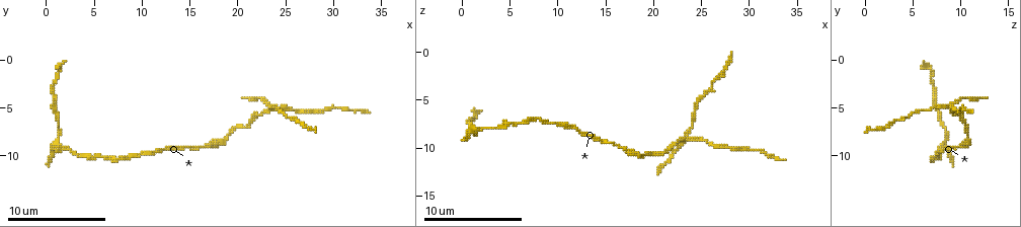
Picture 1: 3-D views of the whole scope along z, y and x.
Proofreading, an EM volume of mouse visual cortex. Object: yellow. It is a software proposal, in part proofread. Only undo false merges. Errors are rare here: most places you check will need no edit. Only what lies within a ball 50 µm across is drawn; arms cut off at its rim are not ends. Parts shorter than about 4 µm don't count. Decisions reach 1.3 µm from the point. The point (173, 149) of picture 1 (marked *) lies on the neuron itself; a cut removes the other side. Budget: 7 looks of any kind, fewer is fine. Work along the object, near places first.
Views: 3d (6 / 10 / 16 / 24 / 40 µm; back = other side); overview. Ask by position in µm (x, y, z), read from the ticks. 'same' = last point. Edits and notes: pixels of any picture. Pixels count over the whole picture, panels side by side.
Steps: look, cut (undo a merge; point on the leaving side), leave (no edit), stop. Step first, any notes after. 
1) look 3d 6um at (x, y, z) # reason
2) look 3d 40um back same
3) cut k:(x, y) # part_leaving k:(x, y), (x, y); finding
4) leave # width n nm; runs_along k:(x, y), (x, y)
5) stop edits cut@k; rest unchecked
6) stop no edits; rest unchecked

look 3d 6um at (16.8, 9.0, 10.0) # thick turns thin

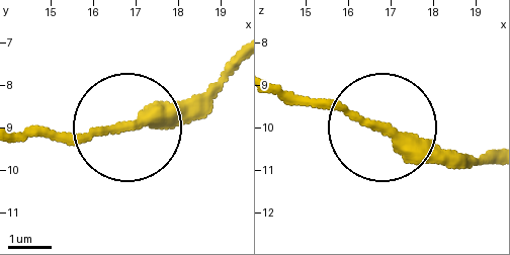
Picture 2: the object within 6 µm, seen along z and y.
look 3d 6um back at (16.70, 9.05, 10.00) # other side

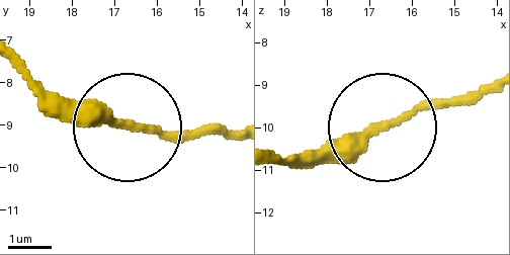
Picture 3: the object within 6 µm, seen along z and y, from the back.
leave # runs_along 3:(483, 86), (320, 145), (290, 166); one neuron here

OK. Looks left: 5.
look 3d 16um at (23.6, 4.8, 8.8) # looks like a crossing

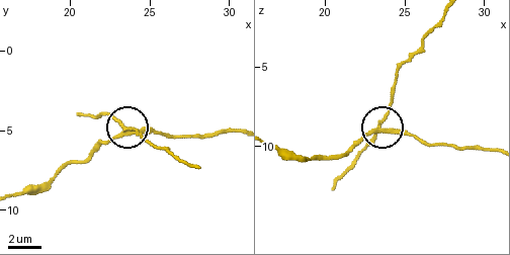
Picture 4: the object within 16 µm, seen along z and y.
look 3d 16um back at (23.6, 5.0, 8.7)

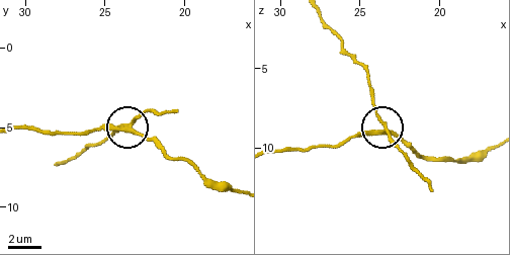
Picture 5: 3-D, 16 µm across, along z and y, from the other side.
cut 5:(373, 105) # arms 4; two neurons meet here

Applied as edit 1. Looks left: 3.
look overview

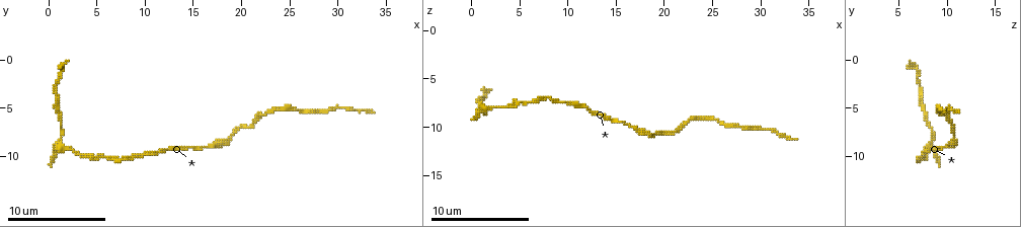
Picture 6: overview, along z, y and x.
look 3d 6um at (1.0, 8.4, 8.4) # sudden change in width

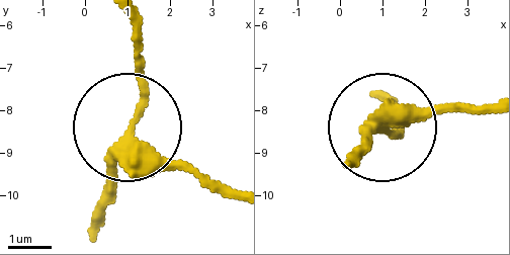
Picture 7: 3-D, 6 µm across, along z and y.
look 3d 6um back at (1.10, 8.40, 8.50) # from behind

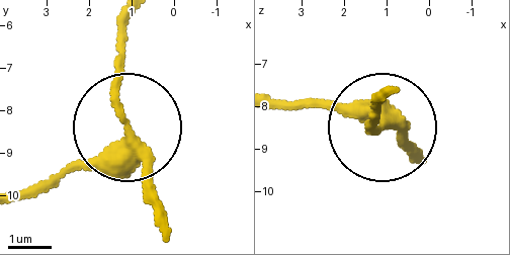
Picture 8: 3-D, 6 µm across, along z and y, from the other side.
leave # width 310 nm; runs_along 8:(21, 192), (54, 185), (119, 135), (119, 18); one neuron here

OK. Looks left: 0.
stop edits cut@5; rest unchecked

